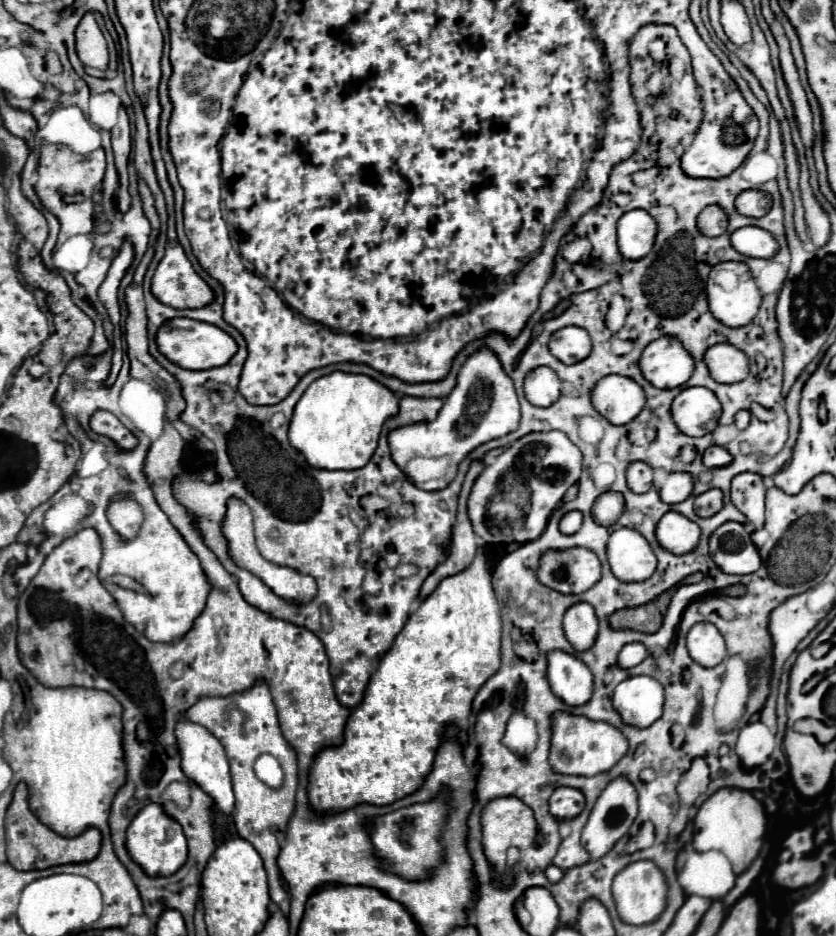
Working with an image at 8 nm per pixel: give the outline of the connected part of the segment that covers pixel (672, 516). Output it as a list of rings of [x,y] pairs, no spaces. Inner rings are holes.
[[[668,511],[656,525],[656,539],[666,551],[674,555],[684,555],[698,545],[700,527],[684,515]]]

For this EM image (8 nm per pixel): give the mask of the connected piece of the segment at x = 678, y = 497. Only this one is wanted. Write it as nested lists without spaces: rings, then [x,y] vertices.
[[[670,473],[664,487],[658,491],[664,503],[682,503],[692,491],[692,477],[686,473]]]

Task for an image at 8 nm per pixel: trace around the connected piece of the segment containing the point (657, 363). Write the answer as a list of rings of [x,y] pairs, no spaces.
[[[660,337],[642,351],[640,371],[654,387],[674,389],[690,379],[694,359],[676,339]]]

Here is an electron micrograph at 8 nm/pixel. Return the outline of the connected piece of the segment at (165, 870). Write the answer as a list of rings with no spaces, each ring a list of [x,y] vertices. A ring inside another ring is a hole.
[[[148,803],[138,811],[126,833],[126,847],[130,855],[134,855],[134,861],[142,863],[142,869],[152,877],[174,875],[188,859],[188,841],[182,825],[174,821],[160,803]]]

